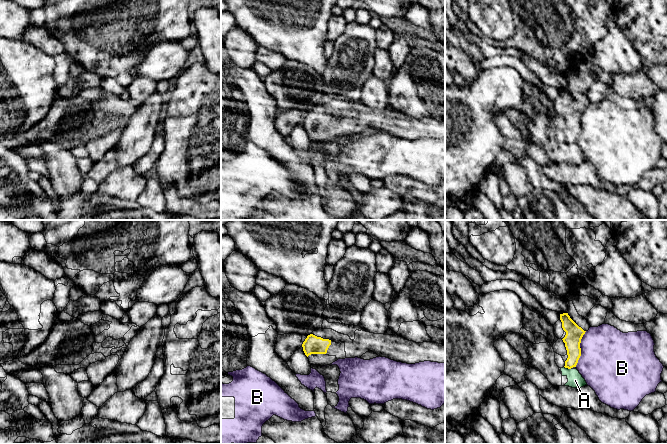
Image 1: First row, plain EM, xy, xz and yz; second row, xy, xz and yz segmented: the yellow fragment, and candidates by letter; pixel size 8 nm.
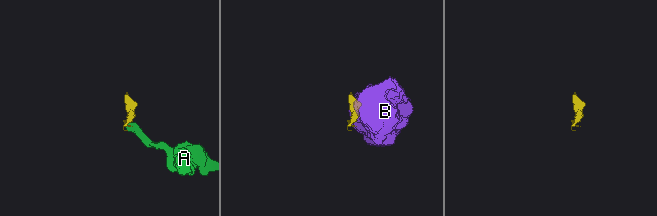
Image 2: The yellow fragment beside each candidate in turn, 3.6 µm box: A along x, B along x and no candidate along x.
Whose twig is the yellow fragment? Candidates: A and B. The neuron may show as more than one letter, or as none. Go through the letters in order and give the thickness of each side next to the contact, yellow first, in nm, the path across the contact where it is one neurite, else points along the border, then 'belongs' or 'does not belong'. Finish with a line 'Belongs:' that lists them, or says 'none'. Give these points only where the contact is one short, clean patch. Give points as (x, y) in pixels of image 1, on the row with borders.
A: 140/130 nm | along yz (564, 366), (571, 368) | does not belong
B: 140/480 nm | along yz (586, 331), (581, 339), (580, 357), (575, 366) | does not belong
Belongs: none

